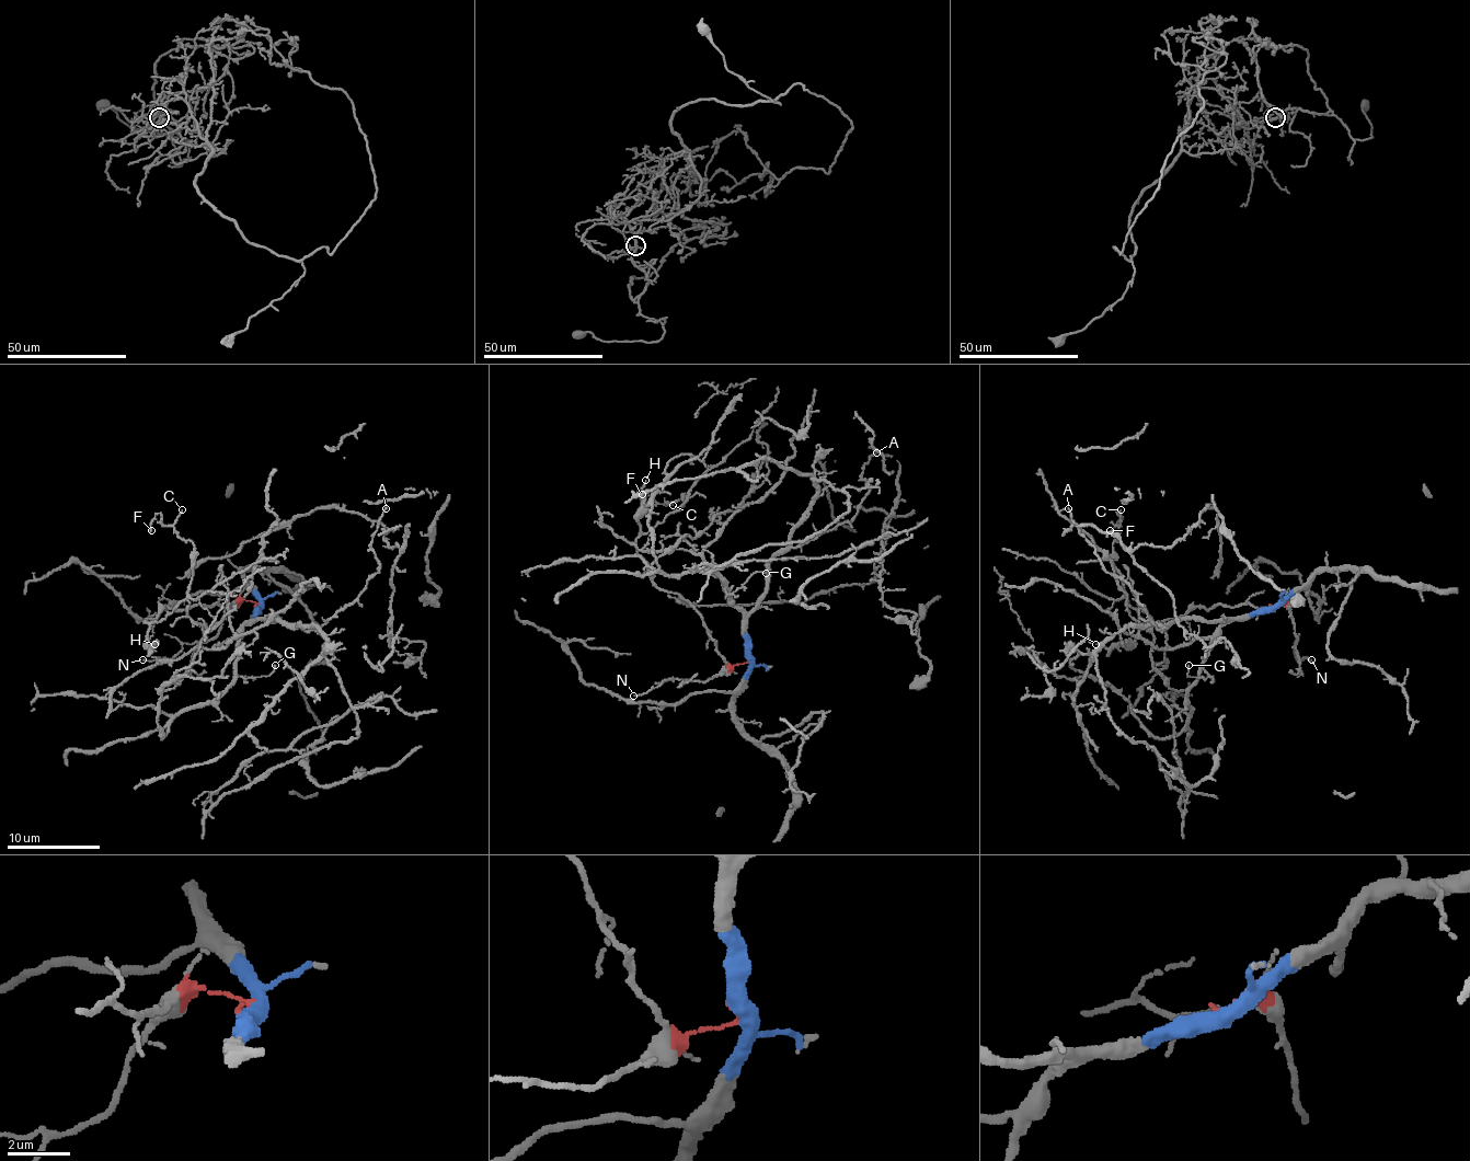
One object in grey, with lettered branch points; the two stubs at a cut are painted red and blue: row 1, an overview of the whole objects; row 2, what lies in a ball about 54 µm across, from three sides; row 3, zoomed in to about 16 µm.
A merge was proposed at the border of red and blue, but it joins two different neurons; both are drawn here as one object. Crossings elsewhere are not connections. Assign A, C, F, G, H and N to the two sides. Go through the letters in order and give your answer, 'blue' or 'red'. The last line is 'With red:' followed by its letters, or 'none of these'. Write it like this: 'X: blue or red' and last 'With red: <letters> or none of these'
A: blue
C: red
F: red
G: blue
H: red
N: red
With red: C, F, H, N

